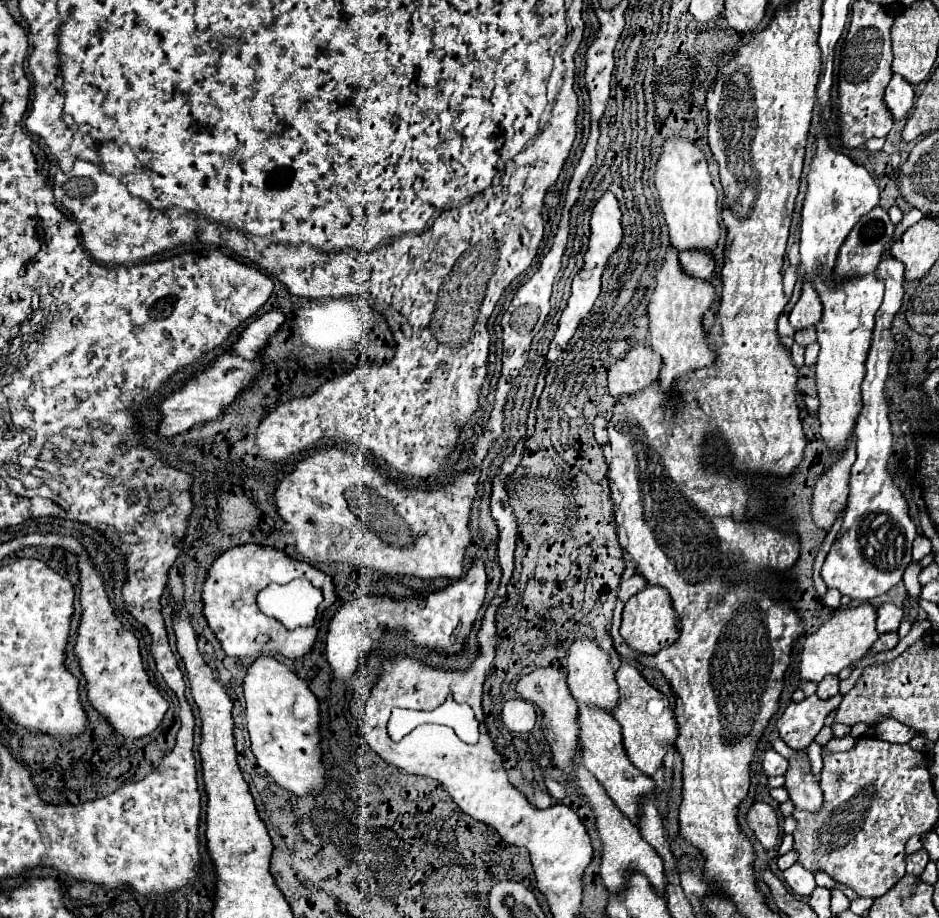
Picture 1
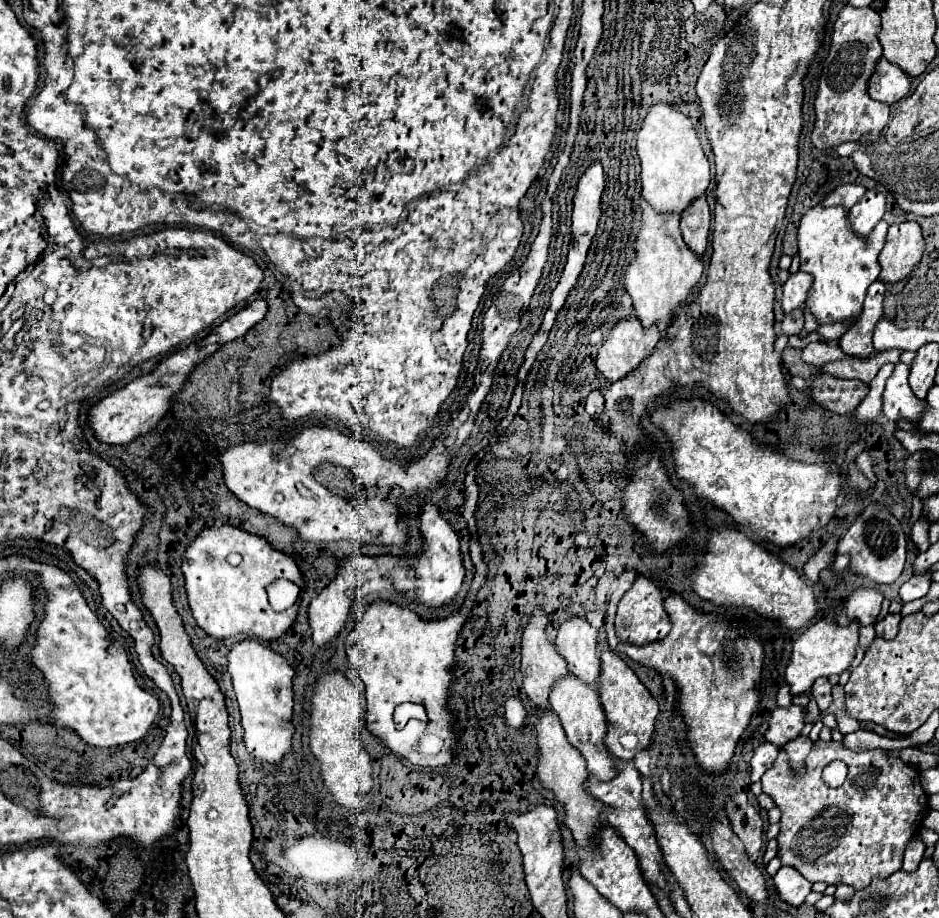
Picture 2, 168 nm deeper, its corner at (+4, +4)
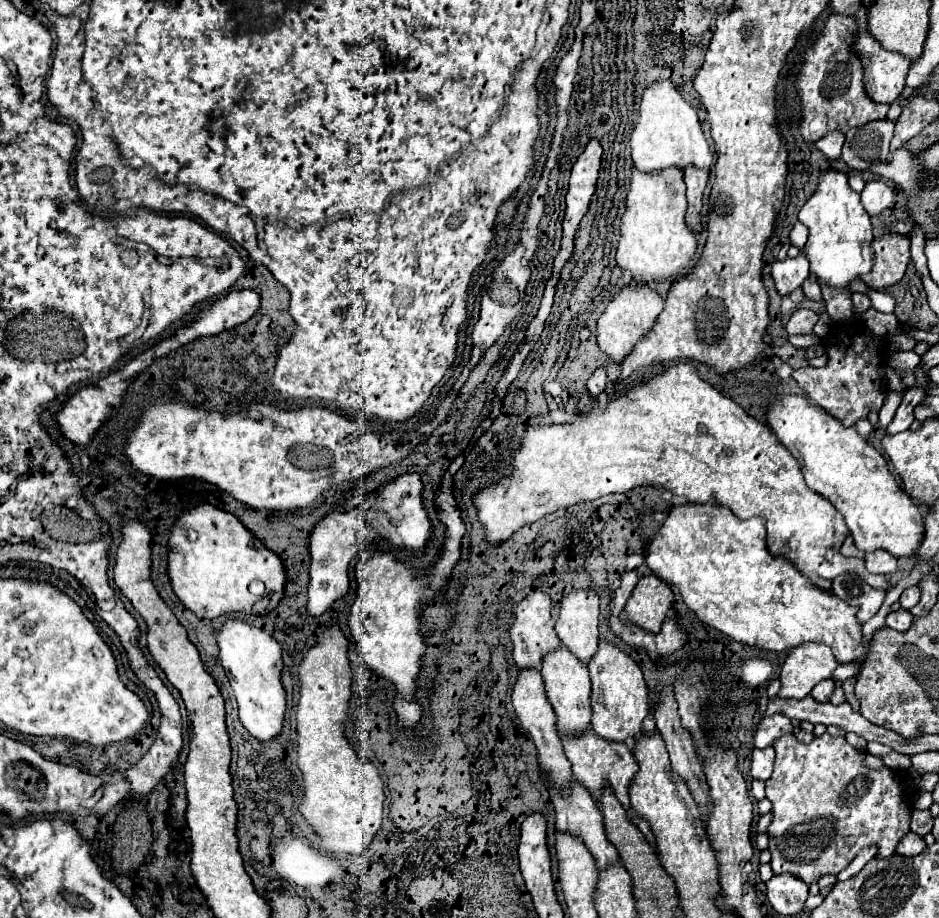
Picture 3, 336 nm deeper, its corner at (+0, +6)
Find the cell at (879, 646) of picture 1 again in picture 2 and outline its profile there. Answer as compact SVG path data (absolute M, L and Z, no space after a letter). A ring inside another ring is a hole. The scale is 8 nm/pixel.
M888 613L880 623L876 623L876 635L878 635L878 637L886 637L886 639L896 637L900 619L902 619L902 615L898 615L898 613L892 615L892 613Z

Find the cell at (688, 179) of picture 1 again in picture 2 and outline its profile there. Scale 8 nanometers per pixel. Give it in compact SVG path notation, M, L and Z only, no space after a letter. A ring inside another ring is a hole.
M668 103L650 107L636 139L640 159L642 195L660 213L682 213L696 197L706 193L710 183L710 163L702 151L696 129L688 115L672 109Z

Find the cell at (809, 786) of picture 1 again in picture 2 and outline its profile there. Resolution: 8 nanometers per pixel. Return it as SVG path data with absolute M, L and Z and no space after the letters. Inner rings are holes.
M802 735L788 741L788 745L784 745L784 751L788 753L788 759L796 773L804 773L804 759L808 757L810 749L812 749L810 737L802 737Z

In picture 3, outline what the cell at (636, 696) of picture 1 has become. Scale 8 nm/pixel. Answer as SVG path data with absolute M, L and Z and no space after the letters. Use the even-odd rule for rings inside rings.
M600 643L596 655L588 663L592 679L592 729L606 741L628 741L642 733L642 721L650 713L648 689L640 667L618 647Z

